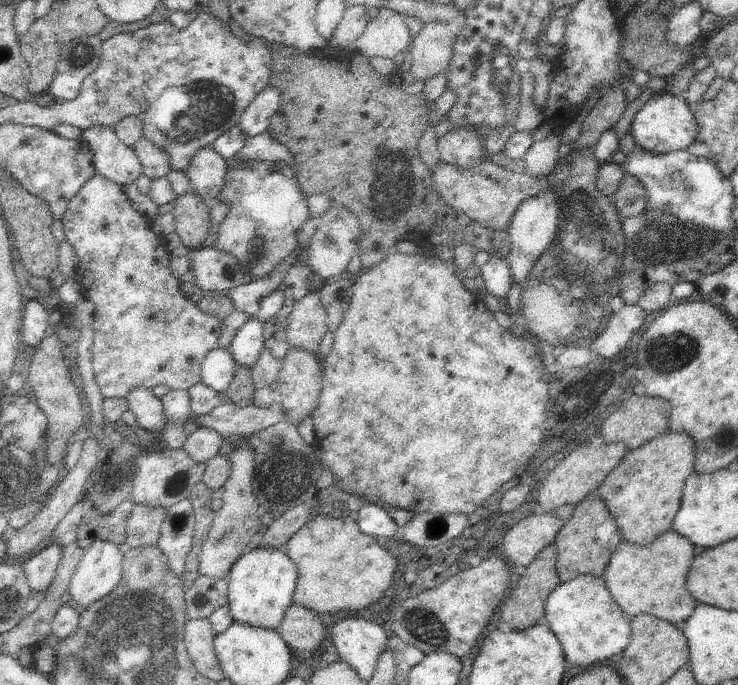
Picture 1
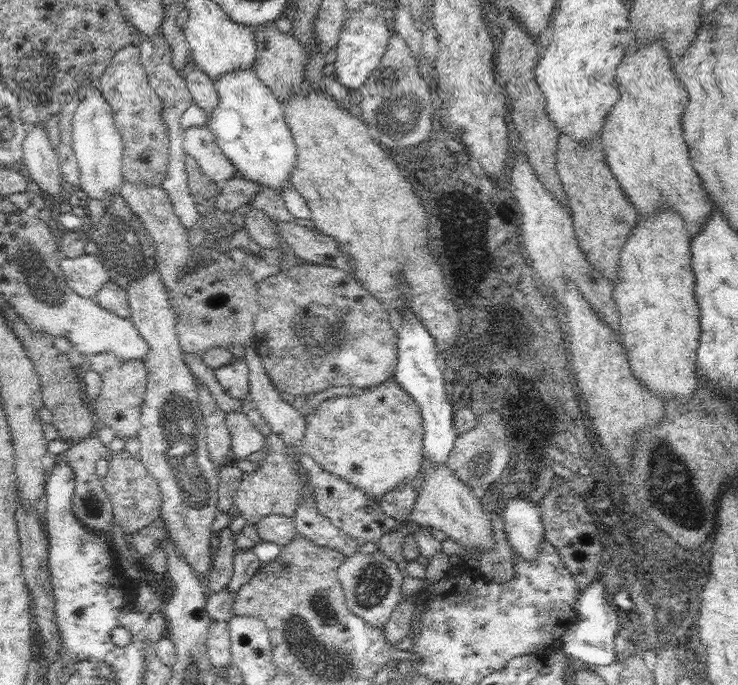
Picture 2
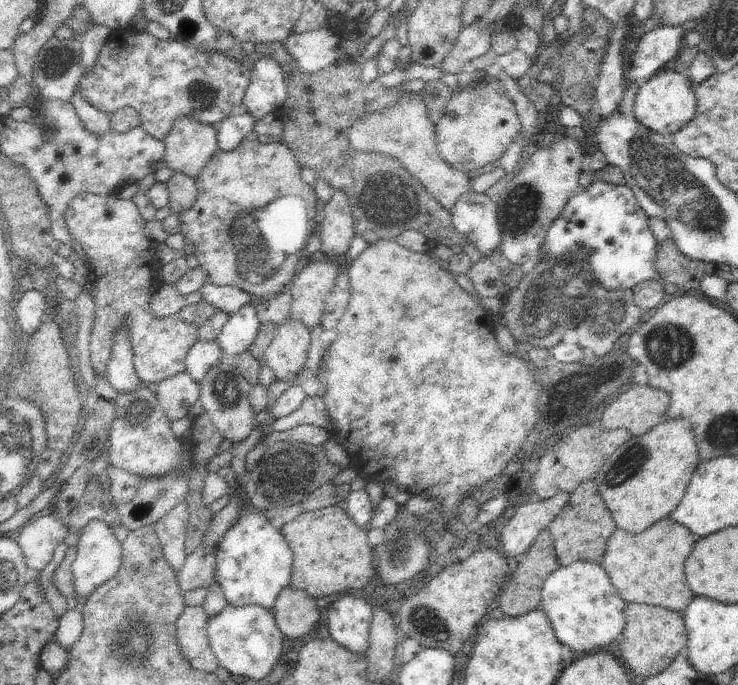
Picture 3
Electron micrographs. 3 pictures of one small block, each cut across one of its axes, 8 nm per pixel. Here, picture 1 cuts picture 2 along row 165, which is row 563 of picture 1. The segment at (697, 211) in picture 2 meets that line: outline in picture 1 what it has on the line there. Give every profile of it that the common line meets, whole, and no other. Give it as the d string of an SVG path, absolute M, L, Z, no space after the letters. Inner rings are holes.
M666 532L656 542L644 548L622 542L612 554L612 560L604 572L604 582L624 614L636 616L648 612L680 627L678 622L685 623L696 608L696 600L686 590L686 576L696 554L698 548L692 546L688 538L676 532Z

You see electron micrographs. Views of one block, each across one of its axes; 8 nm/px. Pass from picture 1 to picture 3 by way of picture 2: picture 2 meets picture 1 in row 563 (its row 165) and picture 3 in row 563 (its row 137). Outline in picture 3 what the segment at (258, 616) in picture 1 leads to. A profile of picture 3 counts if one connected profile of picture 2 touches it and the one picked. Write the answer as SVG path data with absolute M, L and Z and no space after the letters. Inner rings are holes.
M250 505L242 510L240 520L220 540L215 564L215 583L222 587L229 604L259 605L272 610L278 594L291 583L294 554L283 533Z

